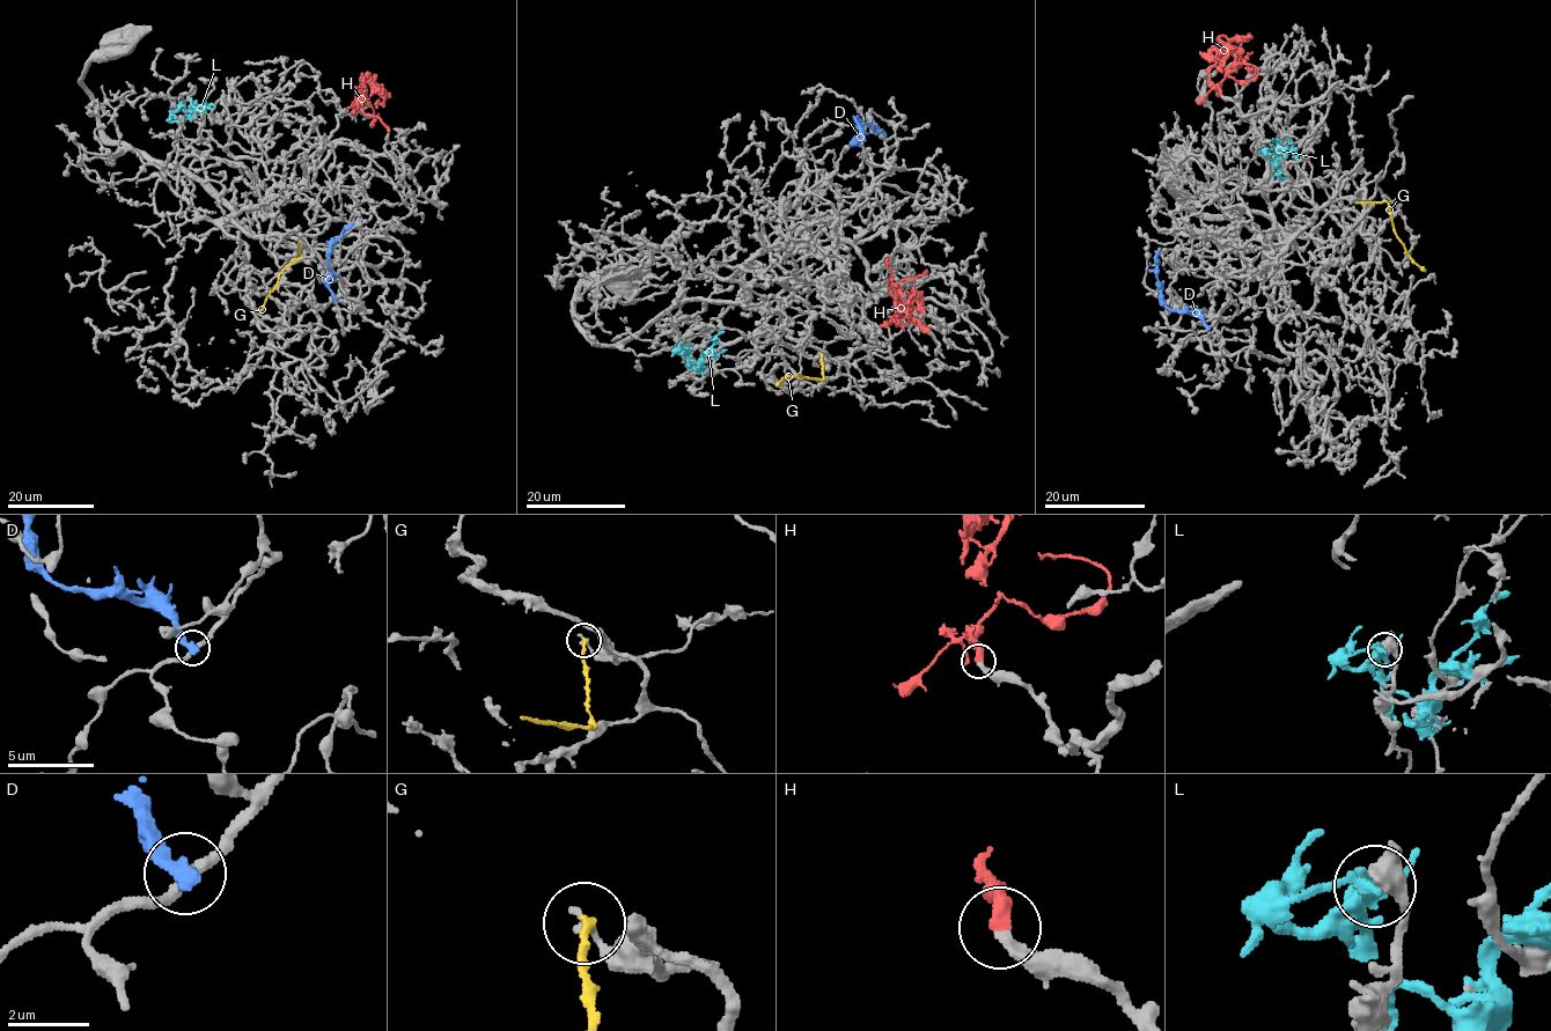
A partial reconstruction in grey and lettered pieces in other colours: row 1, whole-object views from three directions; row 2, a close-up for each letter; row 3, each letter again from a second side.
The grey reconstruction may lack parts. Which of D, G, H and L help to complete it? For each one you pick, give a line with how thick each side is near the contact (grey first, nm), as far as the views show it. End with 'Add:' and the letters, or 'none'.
H: Thickness 280 nm (grey) against 400 nm
Add: H

